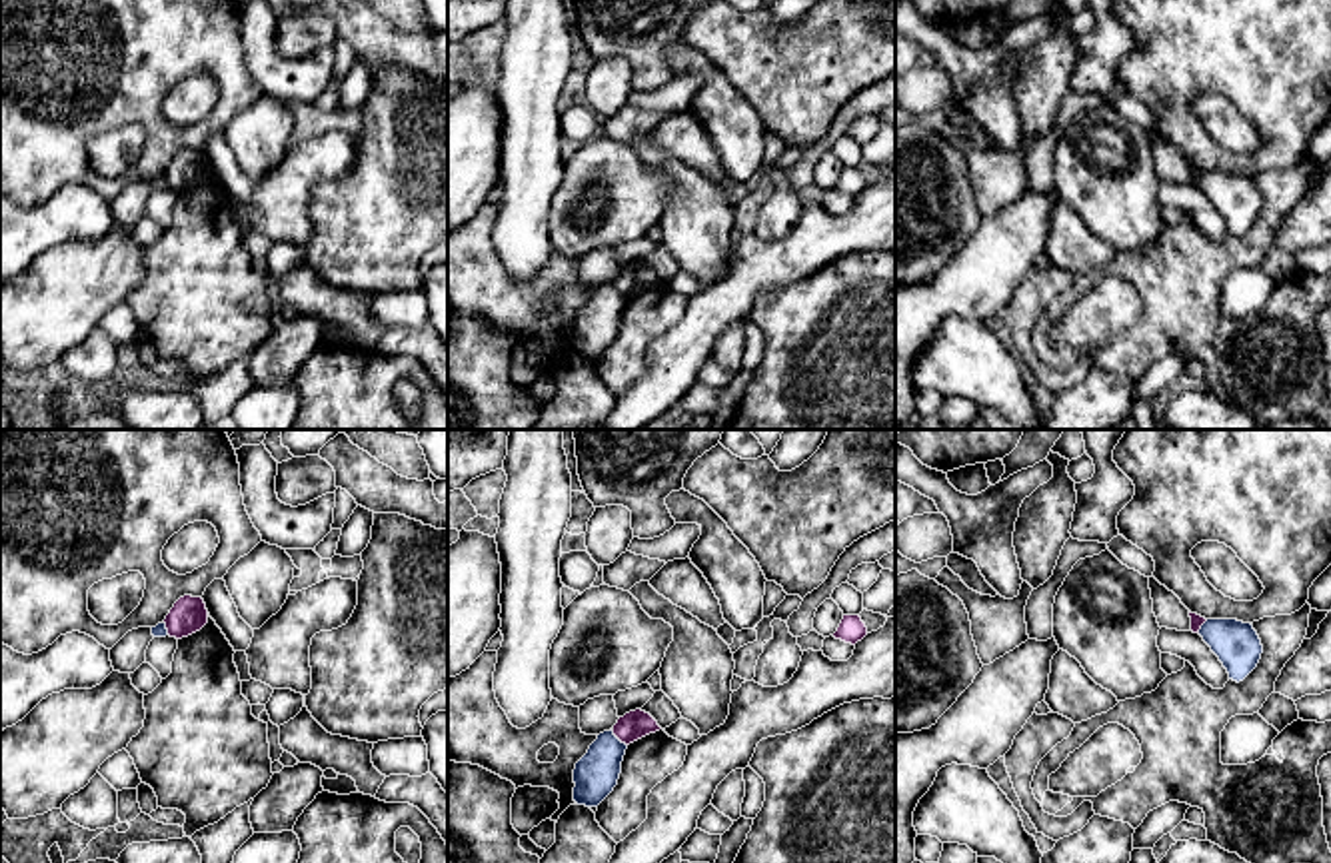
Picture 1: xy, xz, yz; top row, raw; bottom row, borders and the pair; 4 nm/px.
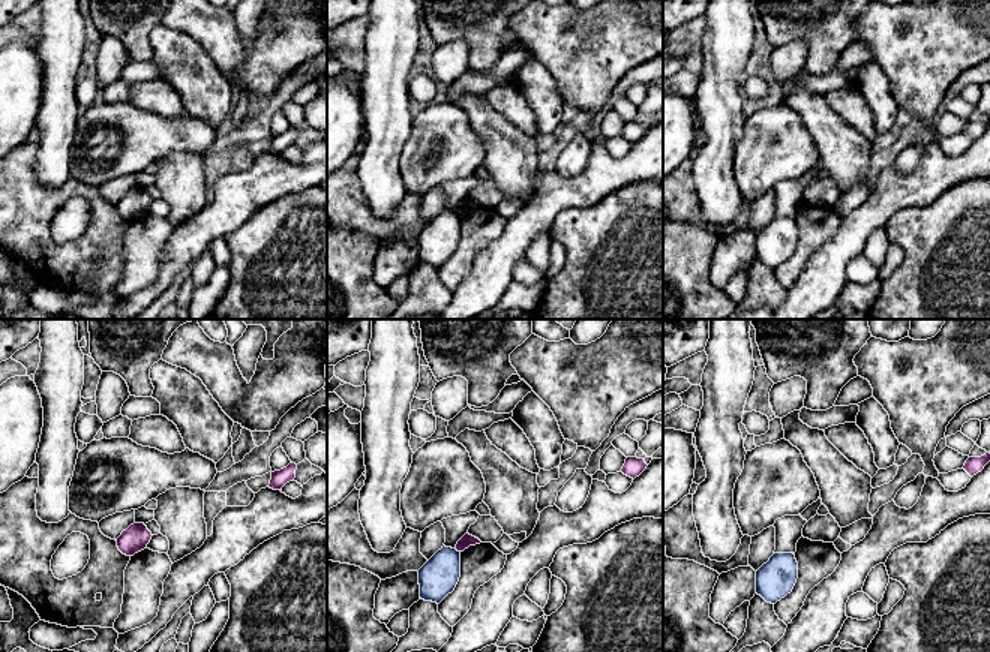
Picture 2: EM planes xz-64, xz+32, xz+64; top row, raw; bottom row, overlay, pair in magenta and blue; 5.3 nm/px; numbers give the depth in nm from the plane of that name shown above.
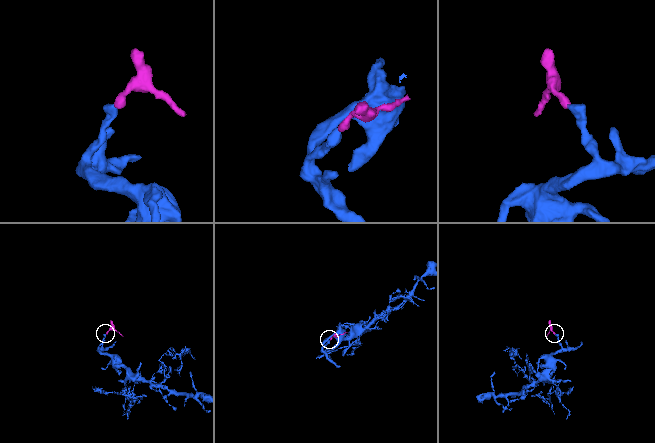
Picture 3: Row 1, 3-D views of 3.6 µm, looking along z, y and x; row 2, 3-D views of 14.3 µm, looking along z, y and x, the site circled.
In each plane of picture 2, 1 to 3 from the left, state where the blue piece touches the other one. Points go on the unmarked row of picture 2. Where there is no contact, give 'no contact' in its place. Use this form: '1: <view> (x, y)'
1: no contact
2: xz+32 (458, 215)
3: no contact

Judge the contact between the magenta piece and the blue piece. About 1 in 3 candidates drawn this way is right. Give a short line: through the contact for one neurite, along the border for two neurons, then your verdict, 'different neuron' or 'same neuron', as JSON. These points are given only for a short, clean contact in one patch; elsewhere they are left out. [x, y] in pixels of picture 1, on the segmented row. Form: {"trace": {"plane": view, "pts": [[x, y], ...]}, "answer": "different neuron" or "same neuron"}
{"trace": {"plane": "xz", "pts": [[610, 730], [626, 746]]}, "answer": "different neuron"}

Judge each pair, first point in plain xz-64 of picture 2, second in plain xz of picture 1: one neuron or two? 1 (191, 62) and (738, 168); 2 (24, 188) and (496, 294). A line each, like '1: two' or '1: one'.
1: one
2: one

